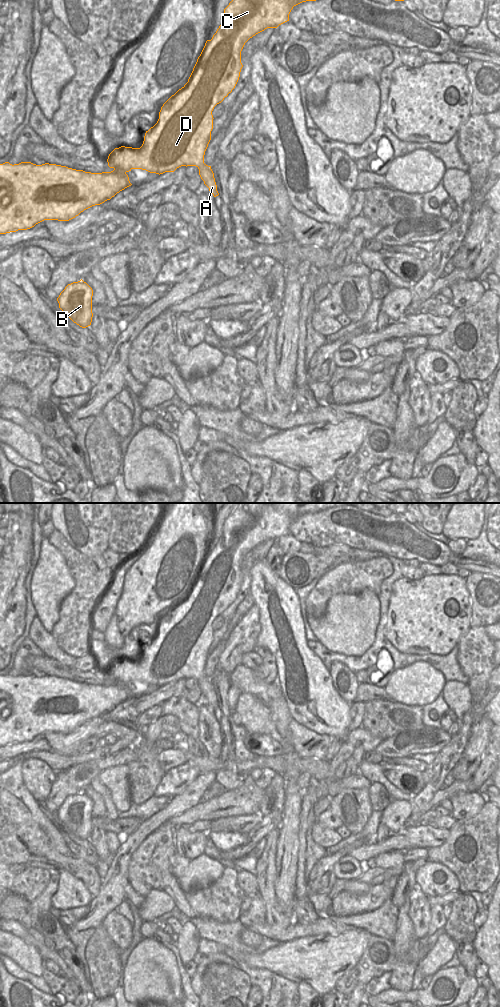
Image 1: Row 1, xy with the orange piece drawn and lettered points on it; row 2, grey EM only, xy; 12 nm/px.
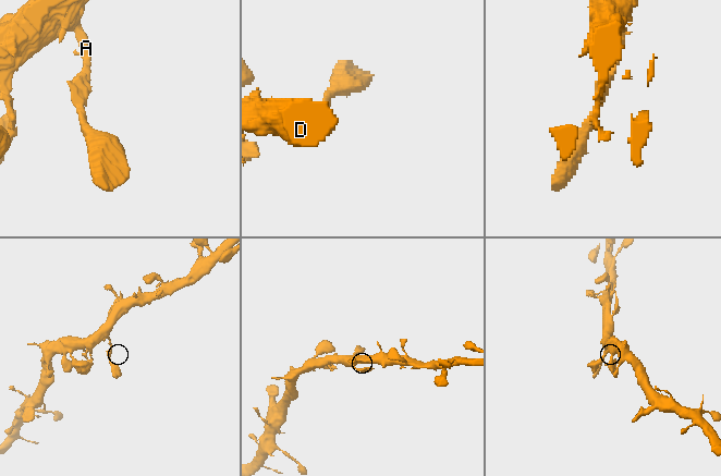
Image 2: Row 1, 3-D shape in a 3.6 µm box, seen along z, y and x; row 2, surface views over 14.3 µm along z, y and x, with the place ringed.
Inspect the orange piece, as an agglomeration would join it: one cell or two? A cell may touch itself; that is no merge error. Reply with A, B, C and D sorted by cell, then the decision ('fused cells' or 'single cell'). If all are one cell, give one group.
groups A / B C D; fused cells

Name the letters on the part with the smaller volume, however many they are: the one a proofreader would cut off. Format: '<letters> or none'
A.

